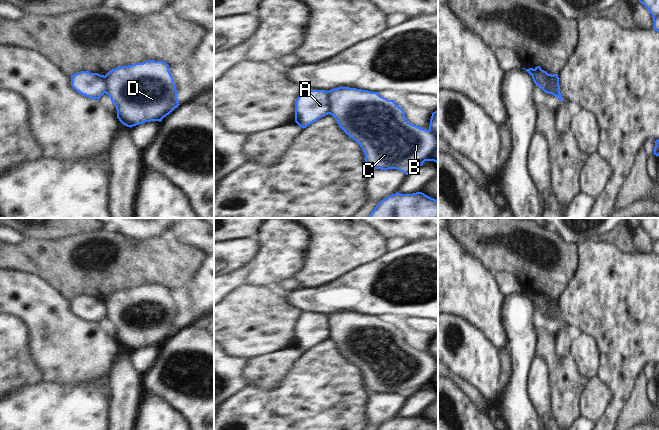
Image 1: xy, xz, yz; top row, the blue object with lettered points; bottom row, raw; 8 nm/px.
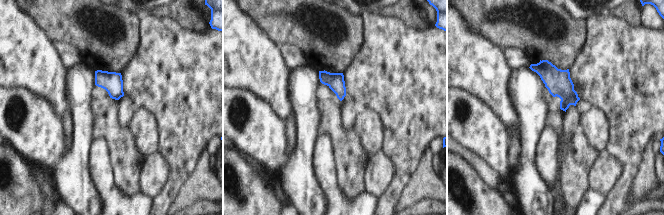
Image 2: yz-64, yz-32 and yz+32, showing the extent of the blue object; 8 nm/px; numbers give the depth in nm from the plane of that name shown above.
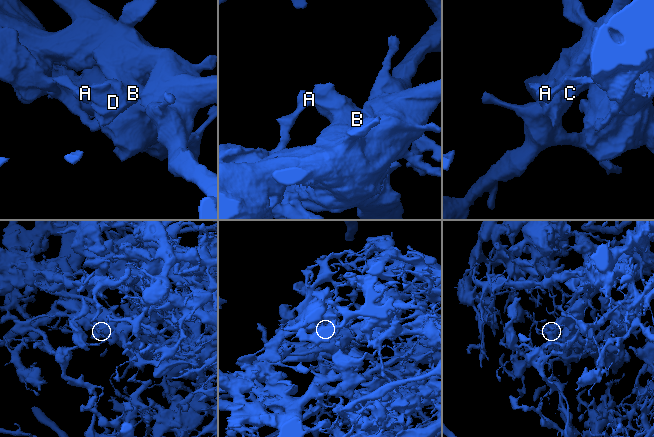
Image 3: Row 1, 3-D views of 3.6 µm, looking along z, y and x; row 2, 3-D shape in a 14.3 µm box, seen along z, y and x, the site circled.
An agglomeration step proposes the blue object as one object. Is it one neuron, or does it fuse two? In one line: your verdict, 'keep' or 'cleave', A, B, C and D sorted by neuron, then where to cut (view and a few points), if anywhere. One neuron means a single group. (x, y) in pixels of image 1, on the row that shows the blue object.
cleave; groups A / B C D; cut yz (550, 81), (555, 85), (556, 95)

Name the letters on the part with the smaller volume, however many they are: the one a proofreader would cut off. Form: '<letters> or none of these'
A

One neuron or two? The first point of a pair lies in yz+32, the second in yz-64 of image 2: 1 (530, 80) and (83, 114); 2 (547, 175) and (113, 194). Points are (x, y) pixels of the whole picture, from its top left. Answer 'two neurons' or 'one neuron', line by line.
1: one neuron
2: one neuron

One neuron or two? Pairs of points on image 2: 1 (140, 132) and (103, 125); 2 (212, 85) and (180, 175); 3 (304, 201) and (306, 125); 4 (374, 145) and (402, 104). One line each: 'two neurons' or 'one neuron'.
1: two neurons
2: one neuron
3: one neuron
4: two neurons

